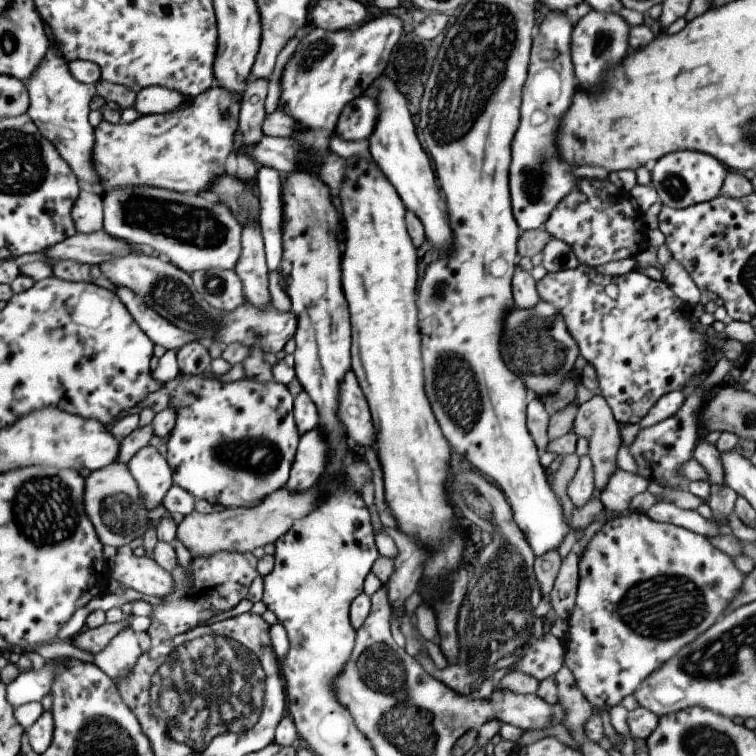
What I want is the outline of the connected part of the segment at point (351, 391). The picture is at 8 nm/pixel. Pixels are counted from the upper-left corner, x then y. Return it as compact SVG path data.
M347 372L337 386L337 402L339 402L337 418L344 426L349 441L363 448L375 450L375 436L369 408L351 372Z

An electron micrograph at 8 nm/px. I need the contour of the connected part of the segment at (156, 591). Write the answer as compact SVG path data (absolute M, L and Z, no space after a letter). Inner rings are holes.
M128 544L116 548L116 556L110 576L125 589L133 588L147 596L163 598L173 590L173 578L151 557L136 557Z

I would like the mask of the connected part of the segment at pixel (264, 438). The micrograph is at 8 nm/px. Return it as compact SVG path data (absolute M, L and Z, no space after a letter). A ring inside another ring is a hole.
M178 373L171 382L163 384L161 390L171 396L170 403L175 405L175 424L173 424L173 428L168 434L167 442L165 443L166 454L164 456L171 470L173 485L183 488L193 498L206 500L214 507L223 509L257 506L265 496L284 488L285 482L289 478L289 469L291 468L296 453L296 446L298 445L298 438L300 437L292 415L291 394L284 384L277 383L275 380L271 380L271 382L257 382L257 380L249 380L249 378L242 378L233 382L221 382L201 374L189 376L189 374Z

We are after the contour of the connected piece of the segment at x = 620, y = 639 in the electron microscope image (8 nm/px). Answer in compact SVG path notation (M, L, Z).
M627 510L621 515L604 521L601 529L590 538L585 548L581 552L578 560L578 582L574 596L574 605L569 618L566 618L567 631L561 638L564 648L563 665L575 680L577 690L584 694L585 700L601 711L608 711L609 708L617 706L625 696L633 694L635 688L653 672L657 670L663 662L667 662L677 650L683 648L685 644L690 644L699 634L703 634L715 620L720 618L725 612L725 606L733 596L739 592L744 574L739 572L733 565L733 560L728 555L711 546L708 538L700 534L691 532L683 527L669 523L655 522L647 518L644 512L637 510Z

